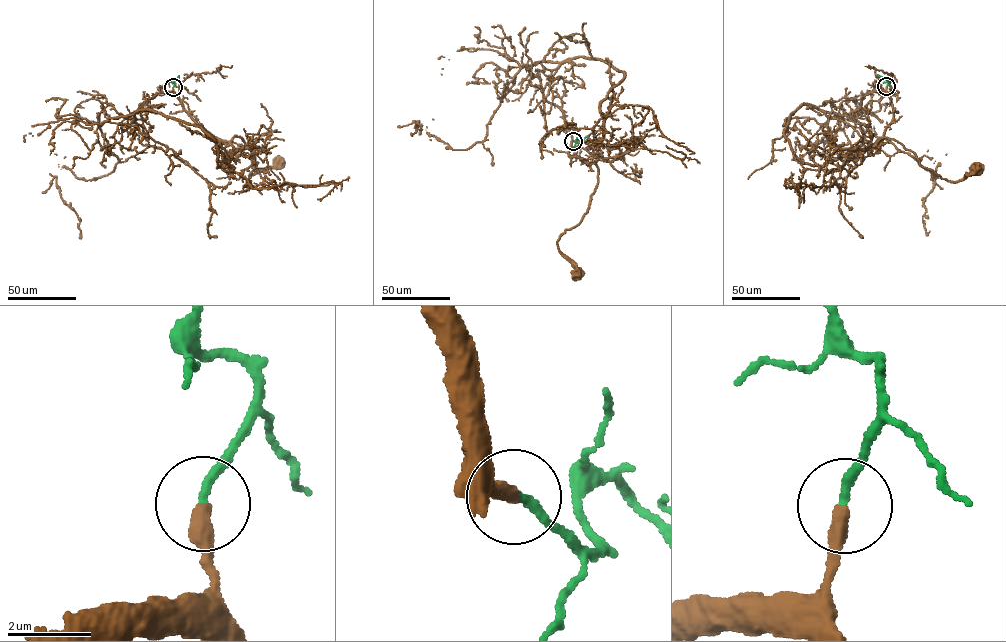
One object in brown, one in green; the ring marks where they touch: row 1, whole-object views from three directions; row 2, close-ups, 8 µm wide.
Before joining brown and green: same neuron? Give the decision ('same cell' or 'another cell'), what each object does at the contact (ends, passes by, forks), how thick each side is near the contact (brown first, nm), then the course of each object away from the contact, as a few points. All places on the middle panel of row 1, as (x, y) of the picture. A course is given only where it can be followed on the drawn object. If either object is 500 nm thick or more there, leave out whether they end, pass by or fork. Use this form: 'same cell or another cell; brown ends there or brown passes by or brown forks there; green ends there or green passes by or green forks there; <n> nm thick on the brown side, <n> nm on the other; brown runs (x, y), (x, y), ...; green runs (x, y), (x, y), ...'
same cell; brown ends there; green ends there; 400 nm thick on the brown side, 200 nm on the other; brown runs (573, 141), (569, 156), (594, 163), (598, 174), (581, 221), (565, 230), (557, 242), (559, 252), (576, 273); green runs (573, 141), (581, 142), (587, 135)

